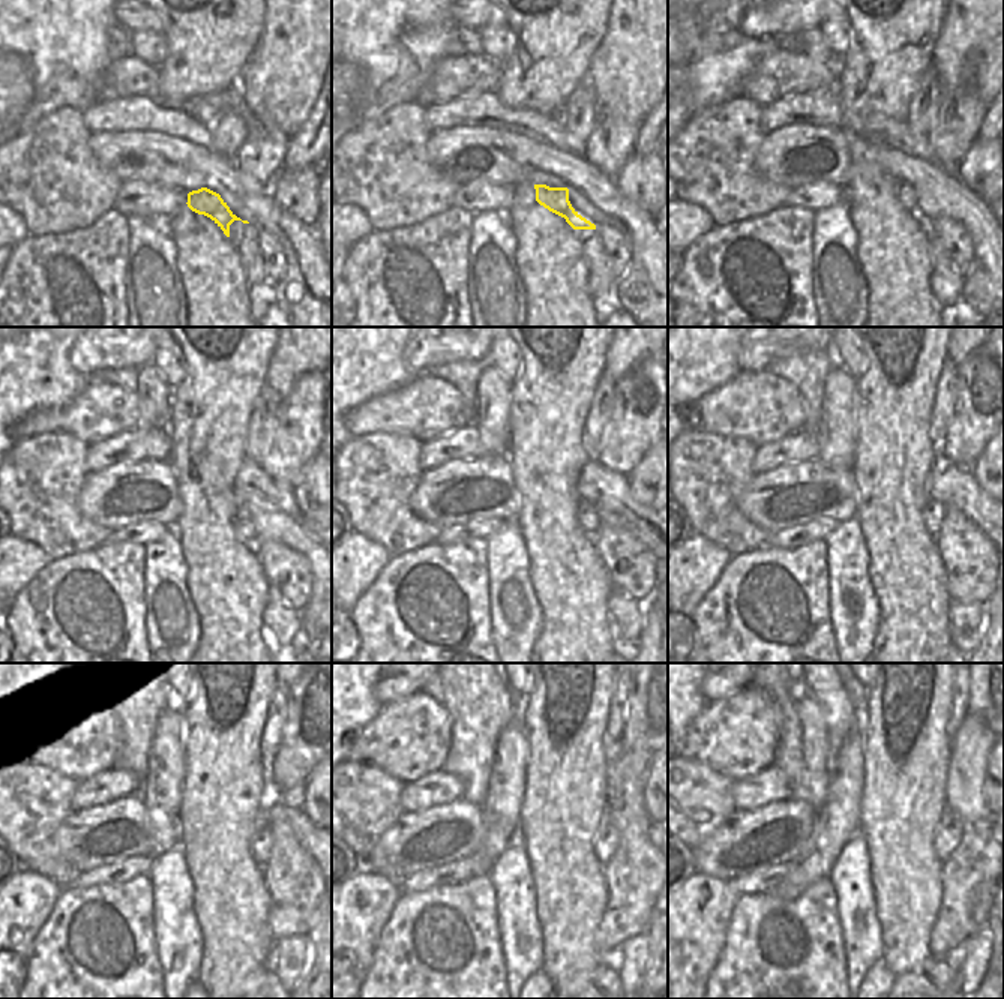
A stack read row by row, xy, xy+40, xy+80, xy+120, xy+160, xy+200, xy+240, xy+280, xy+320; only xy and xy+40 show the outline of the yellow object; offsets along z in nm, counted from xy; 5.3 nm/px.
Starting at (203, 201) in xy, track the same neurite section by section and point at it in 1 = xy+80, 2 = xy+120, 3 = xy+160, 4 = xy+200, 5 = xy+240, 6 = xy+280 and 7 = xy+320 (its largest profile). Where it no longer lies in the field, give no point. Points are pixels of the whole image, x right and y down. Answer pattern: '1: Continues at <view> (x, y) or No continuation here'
1: Continues at xy+80 (905, 194)
2: Continues at xy+120 (245, 531)
3: Continues at xy+160 (587, 516)
4: Continues at xy+200 (934, 512)
5: Continues at xy+240 (261, 845)
6: Continues at xy+280 (607, 839)
7: Continues at xy+320 (949, 830)

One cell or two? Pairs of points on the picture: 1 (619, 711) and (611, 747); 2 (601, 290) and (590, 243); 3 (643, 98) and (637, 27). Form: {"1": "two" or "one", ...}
{"1": "one", "2": "one", "3": "one"}

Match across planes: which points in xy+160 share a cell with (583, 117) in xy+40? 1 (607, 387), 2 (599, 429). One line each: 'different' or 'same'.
1: same
2: same

